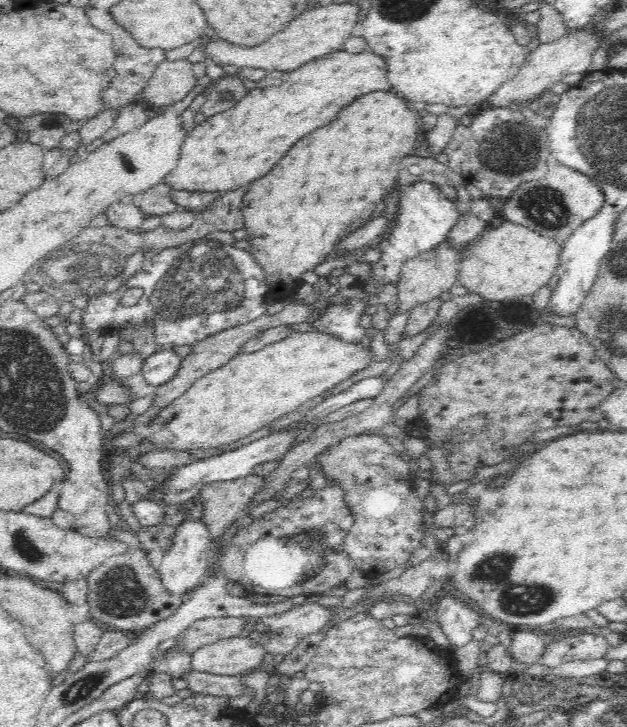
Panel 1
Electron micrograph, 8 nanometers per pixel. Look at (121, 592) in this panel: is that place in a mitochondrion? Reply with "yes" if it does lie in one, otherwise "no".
yes

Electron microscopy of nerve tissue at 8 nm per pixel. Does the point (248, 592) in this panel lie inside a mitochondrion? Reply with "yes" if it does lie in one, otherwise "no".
no

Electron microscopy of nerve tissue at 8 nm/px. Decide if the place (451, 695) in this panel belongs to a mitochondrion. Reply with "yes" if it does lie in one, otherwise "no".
no

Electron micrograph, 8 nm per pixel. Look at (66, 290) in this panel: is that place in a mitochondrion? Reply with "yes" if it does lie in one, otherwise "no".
yes

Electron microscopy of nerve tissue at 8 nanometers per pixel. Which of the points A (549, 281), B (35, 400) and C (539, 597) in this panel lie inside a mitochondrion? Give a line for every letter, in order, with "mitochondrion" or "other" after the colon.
A: other
B: mitochondrion
C: mitochondrion

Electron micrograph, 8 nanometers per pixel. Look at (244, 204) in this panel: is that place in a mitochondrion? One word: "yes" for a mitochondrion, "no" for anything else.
no

